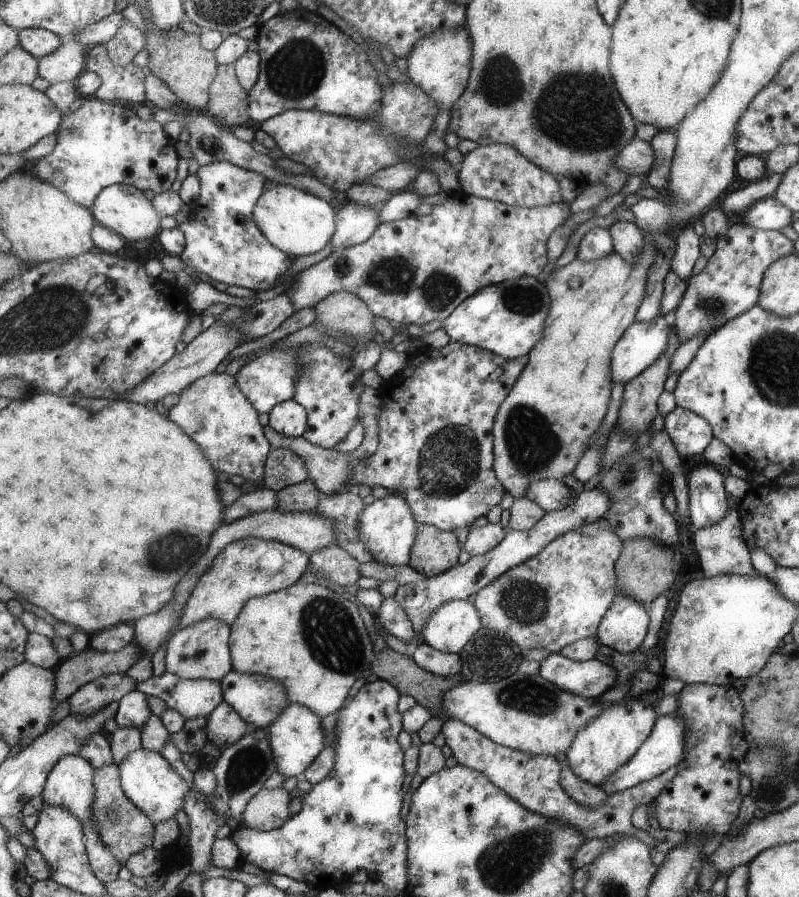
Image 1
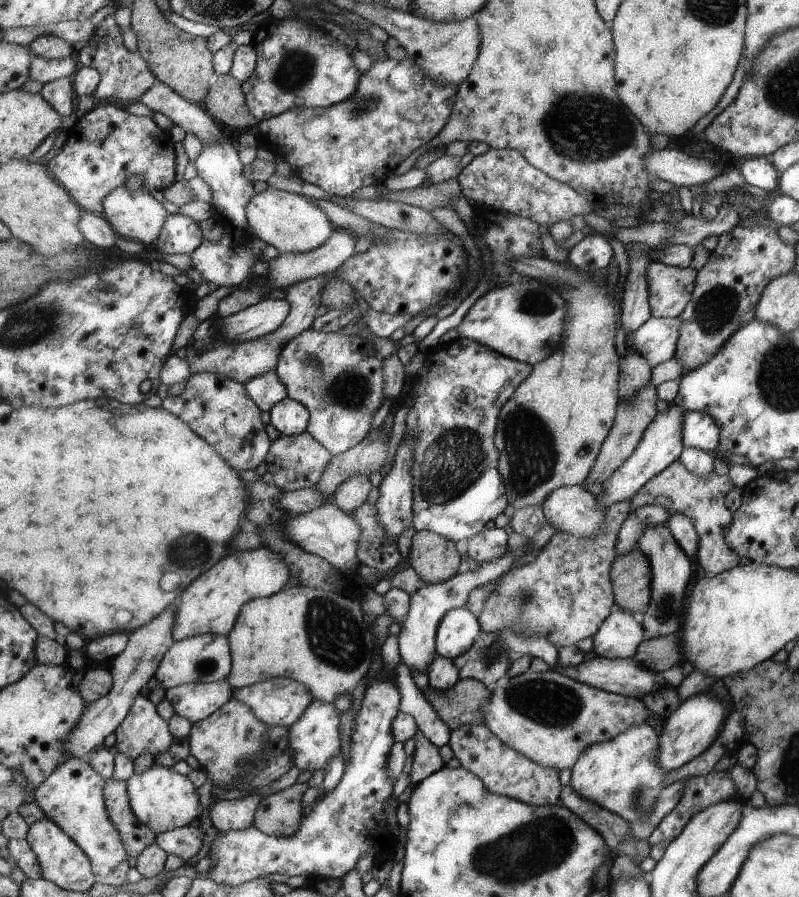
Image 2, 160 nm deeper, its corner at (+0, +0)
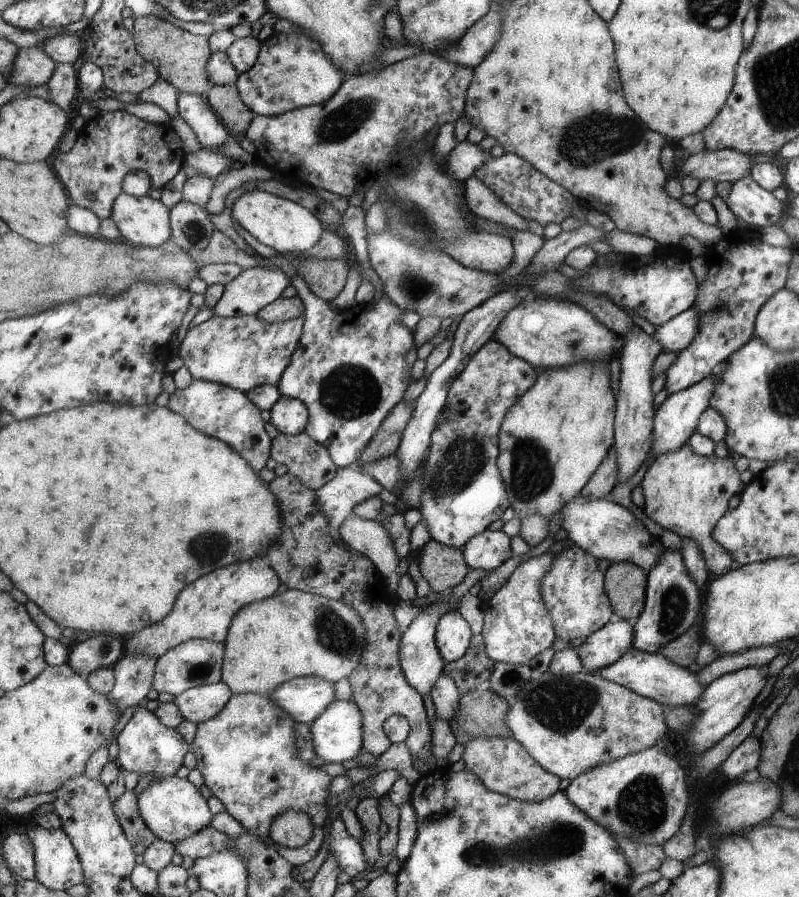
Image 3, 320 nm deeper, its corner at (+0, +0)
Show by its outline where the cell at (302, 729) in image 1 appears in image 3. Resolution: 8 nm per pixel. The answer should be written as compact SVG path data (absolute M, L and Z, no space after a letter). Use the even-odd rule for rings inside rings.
M337 700L326 708L326 711L312 723L311 732L316 748L316 756L325 762L345 762L357 758L364 750L364 716L359 705L353 700Z

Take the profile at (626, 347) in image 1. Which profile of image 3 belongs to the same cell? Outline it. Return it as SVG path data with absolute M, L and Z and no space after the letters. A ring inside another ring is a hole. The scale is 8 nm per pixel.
M692 306L673 316L668 322L655 327L651 336L663 351L681 351L684 350L697 335L697 312Z

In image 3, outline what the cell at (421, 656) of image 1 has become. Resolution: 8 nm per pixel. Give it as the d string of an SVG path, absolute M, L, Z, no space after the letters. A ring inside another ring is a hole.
M443 674L430 692L435 712L441 719L451 722L458 715L462 694L454 678Z

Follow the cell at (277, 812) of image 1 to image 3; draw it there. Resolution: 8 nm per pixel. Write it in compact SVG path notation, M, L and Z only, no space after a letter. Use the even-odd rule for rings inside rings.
M291 809L274 820L269 838L280 846L297 848L307 844L313 834L315 826L309 814Z

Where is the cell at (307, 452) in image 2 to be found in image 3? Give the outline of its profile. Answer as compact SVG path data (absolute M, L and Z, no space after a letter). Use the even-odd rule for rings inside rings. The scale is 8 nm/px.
M280 432L272 439L272 458L278 464L284 464L287 472L316 491L338 473L338 466L327 447L311 438L307 432L298 435Z

